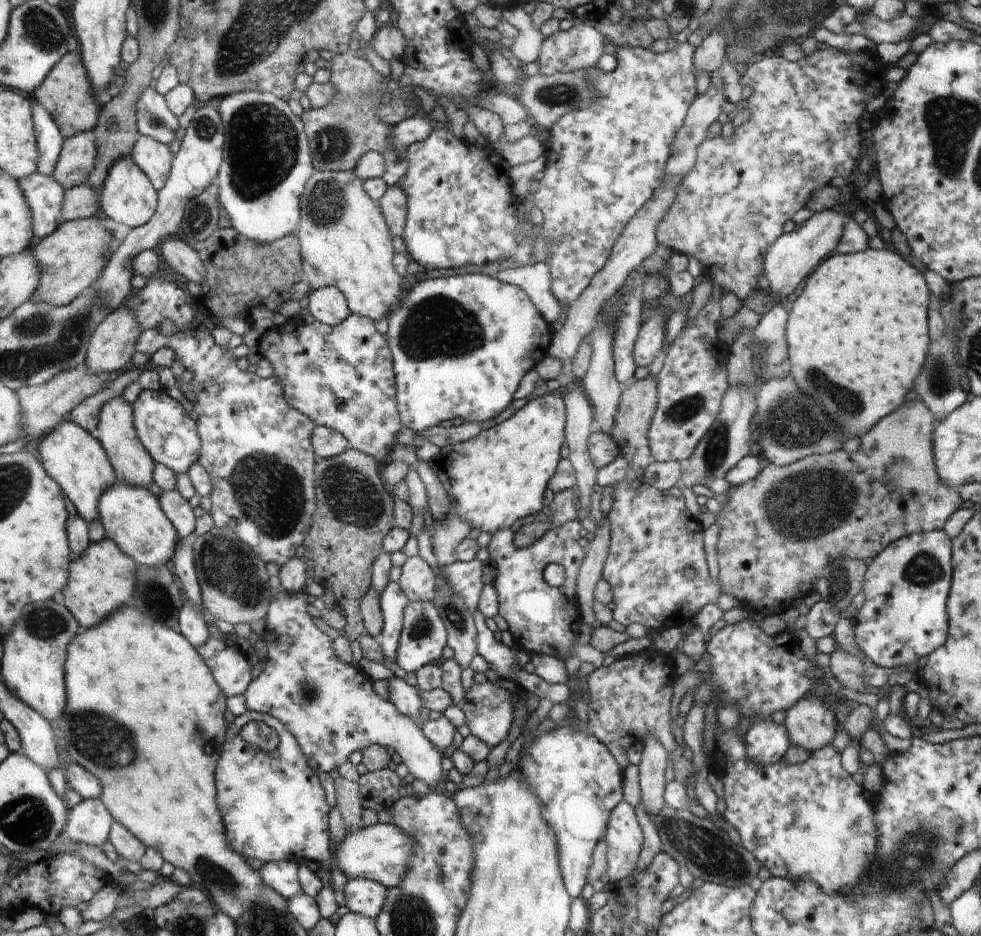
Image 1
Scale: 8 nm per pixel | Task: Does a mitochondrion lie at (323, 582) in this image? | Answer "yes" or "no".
no

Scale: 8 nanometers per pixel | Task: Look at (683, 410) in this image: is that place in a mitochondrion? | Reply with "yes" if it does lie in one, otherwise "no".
yes

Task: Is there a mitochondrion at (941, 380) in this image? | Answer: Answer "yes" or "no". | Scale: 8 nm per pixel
yes

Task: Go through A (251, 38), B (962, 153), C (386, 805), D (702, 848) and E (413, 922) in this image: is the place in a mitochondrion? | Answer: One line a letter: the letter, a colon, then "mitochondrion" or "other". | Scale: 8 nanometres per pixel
A: mitochondrion
B: mitochondrion
C: other
D: mitochondrion
E: mitochondrion

